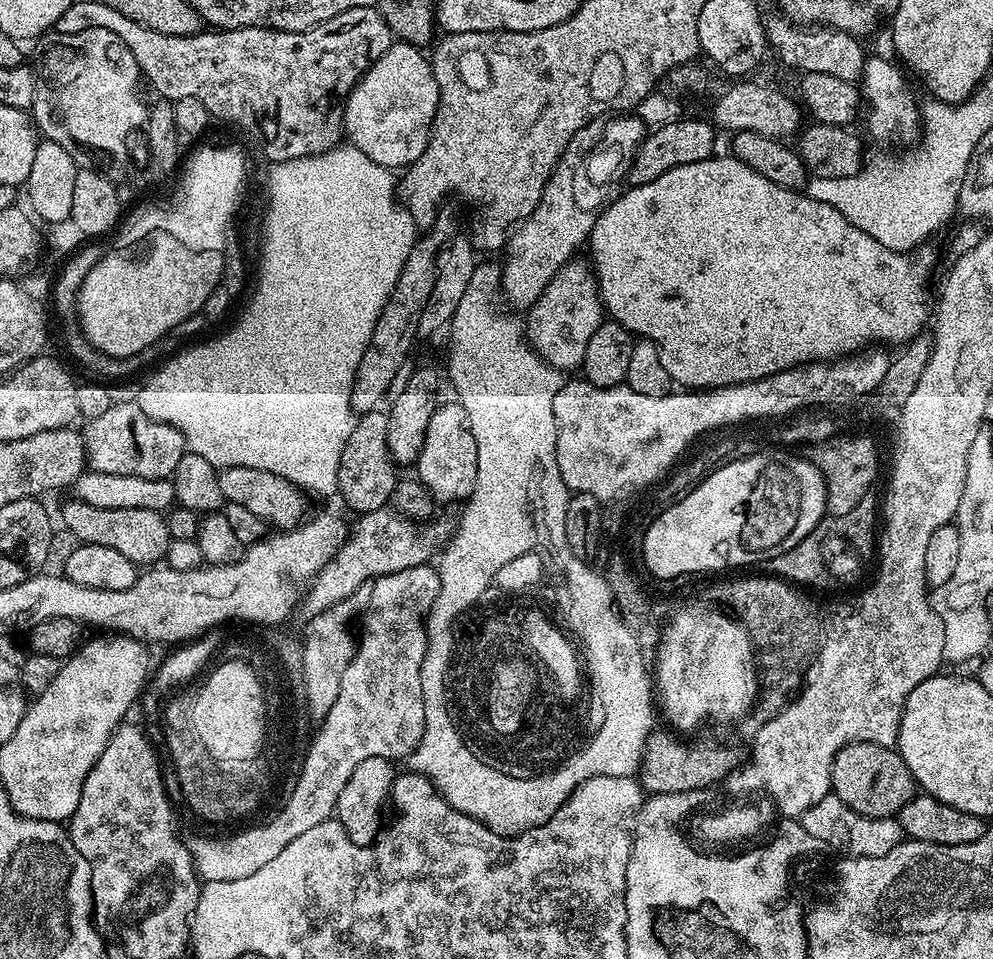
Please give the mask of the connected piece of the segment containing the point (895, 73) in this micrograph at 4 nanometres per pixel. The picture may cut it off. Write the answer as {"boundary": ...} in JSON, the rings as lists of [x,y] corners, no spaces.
{"boundary":[[[869,55],[858,85],[866,105],[866,114],[868,110],[869,134],[880,144],[911,145],[922,132],[922,108],[919,103],[916,105],[916,96],[912,93],[908,80],[900,73],[901,65],[896,64],[891,64],[880,56]]]}

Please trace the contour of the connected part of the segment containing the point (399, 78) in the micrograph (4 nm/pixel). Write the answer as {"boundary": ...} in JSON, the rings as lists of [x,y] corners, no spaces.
{"boundary":[[[394,42],[372,63],[344,101],[344,136],[378,166],[403,170],[426,150],[440,95],[427,55],[417,45]]]}

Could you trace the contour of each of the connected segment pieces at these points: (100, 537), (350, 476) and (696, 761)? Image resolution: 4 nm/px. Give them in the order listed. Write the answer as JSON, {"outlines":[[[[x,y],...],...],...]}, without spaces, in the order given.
{"outlines":[[[[69,498],[61,510],[64,524],[82,544],[110,546],[118,554],[126,554],[130,562],[138,566],[152,566],[168,555],[170,537],[165,513],[154,510],[104,510],[102,506],[90,506],[86,502]]],[[[387,411],[363,413],[357,419],[354,430],[350,430],[350,438],[342,450],[336,487],[338,496],[344,499],[346,507],[353,508],[353,513],[363,514],[389,507],[391,494],[398,481],[398,466],[392,460],[390,446],[386,444],[387,421]]],[[[653,731],[644,746],[644,759],[640,762],[638,779],[645,793],[704,790],[707,784],[727,781],[741,763],[742,756],[732,748],[723,748],[720,744],[687,744],[684,740],[675,740],[671,736],[673,733],[668,732]]]]}

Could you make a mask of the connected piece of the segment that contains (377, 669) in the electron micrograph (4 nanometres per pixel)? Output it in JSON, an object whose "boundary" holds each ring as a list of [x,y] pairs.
{"boundary":[[[431,563],[410,566],[410,570],[398,570],[394,574],[379,576],[371,585],[372,596],[367,597],[366,607],[362,613],[364,625],[358,628],[356,653],[342,674],[342,686],[338,698],[324,718],[319,721],[313,735],[311,756],[305,765],[300,766],[295,777],[293,792],[279,805],[278,813],[269,824],[260,824],[257,828],[248,828],[245,832],[236,832],[233,836],[224,836],[221,840],[207,840],[200,836],[191,841],[192,860],[196,863],[196,875],[201,881],[234,882],[234,878],[246,878],[266,866],[277,854],[282,854],[298,834],[314,830],[322,822],[333,819],[338,794],[342,786],[354,774],[358,762],[366,758],[381,756],[393,762],[407,761],[420,745],[424,733],[424,699],[422,698],[422,662],[428,650],[428,629],[426,617],[434,606],[440,590],[440,573]]]}

